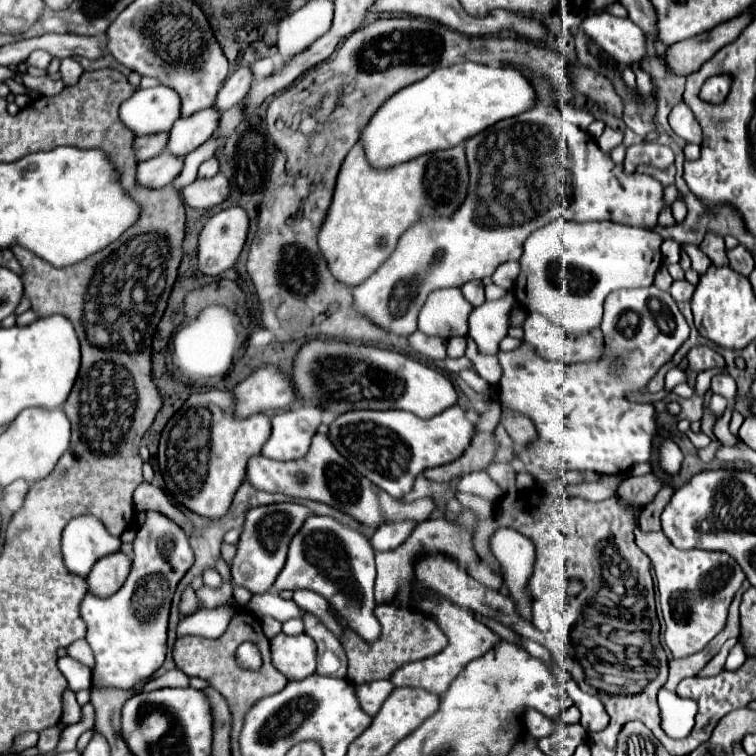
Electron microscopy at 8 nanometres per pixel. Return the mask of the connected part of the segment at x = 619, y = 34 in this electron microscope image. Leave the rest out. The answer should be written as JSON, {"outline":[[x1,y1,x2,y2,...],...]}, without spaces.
{"outline":[[609,13,585,17,583,31,601,45,617,63,633,65,647,57,647,43,643,31,631,21]]}

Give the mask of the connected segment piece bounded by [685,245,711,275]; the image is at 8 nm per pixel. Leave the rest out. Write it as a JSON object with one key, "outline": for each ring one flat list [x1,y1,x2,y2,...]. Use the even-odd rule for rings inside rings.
{"outline":[[685,245,685,251,689,253,689,257,691,257,691,267,701,275,701,273,705,273,707,269,709,269,709,257,699,249,699,247,695,247,695,245]]}

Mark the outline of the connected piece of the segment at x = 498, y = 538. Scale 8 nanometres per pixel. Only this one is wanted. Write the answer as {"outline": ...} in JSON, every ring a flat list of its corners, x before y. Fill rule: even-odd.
{"outline":[[503,527,497,529,495,535,491,537,491,551,501,563,505,585,509,587,519,613,525,619,531,619,531,599,527,595,527,579,535,563,533,541,515,529]]}

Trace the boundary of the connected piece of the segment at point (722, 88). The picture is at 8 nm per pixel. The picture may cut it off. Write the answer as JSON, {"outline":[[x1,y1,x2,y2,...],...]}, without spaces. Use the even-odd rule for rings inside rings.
{"outline":[[717,75,717,77,705,81,705,85,701,89,701,99,709,99,711,103,719,103,721,99,725,99,727,91,729,91,729,77]]}

